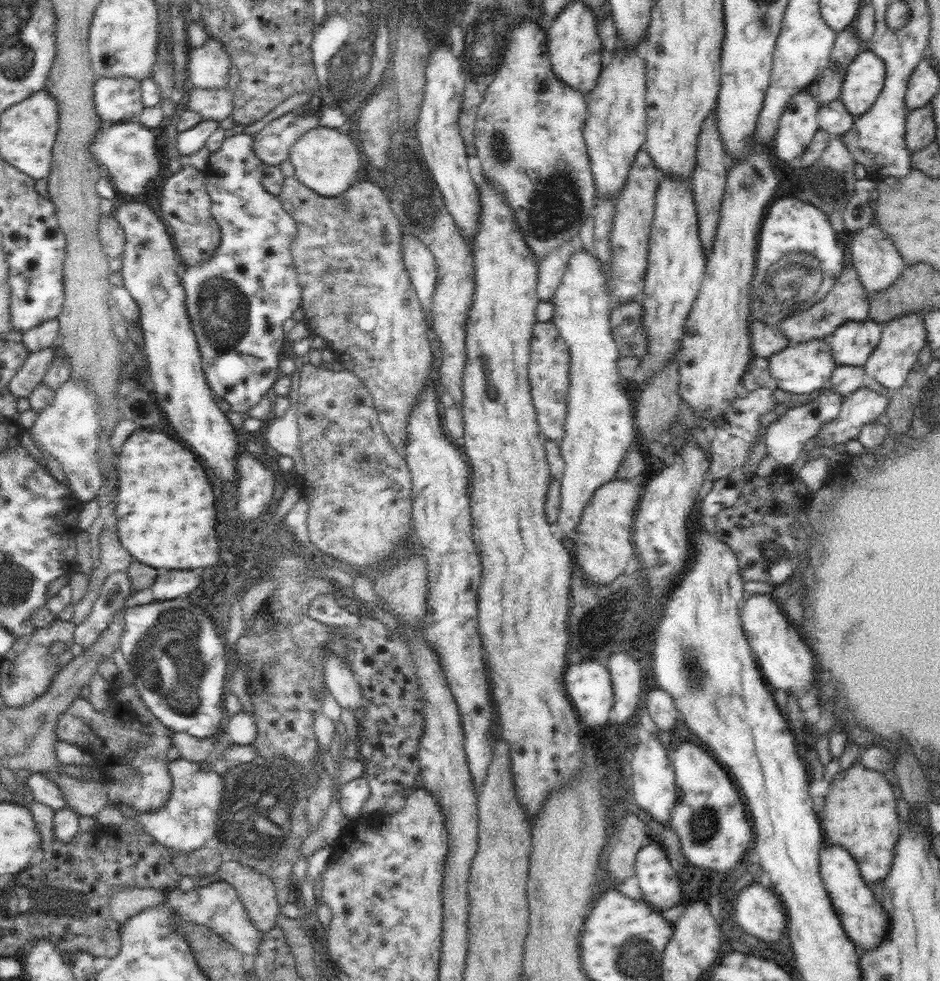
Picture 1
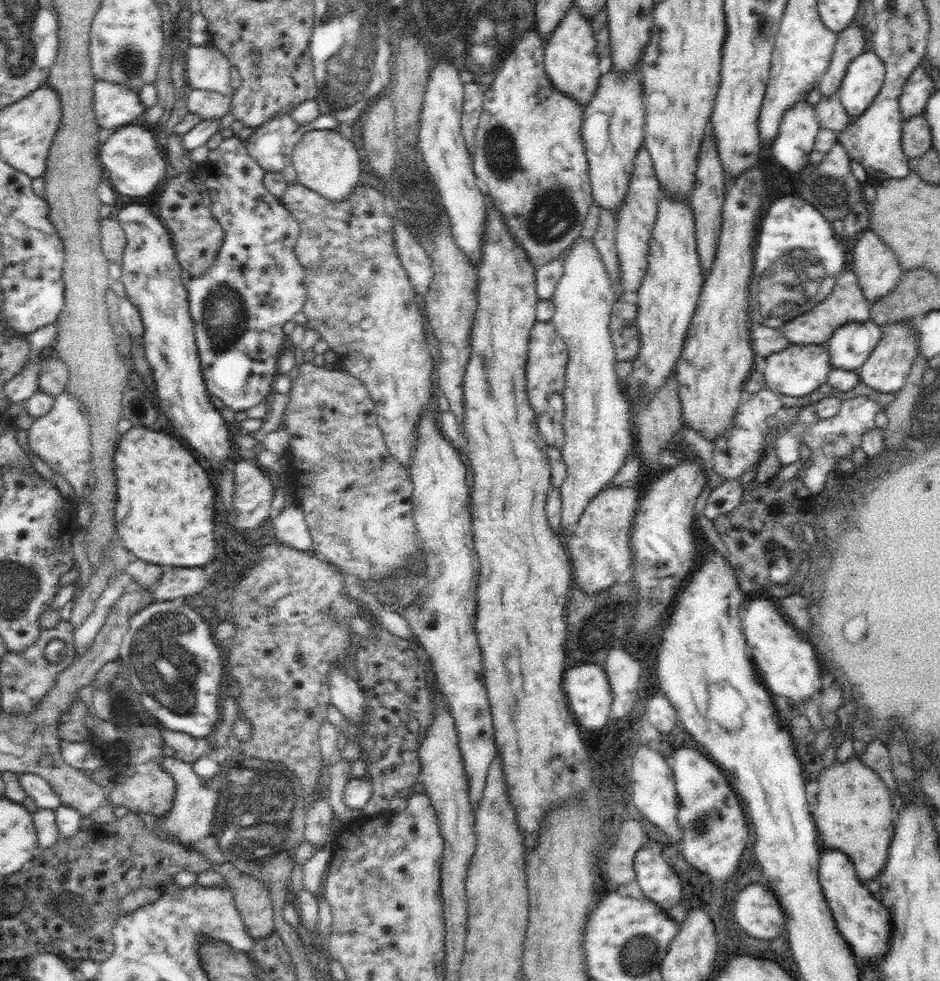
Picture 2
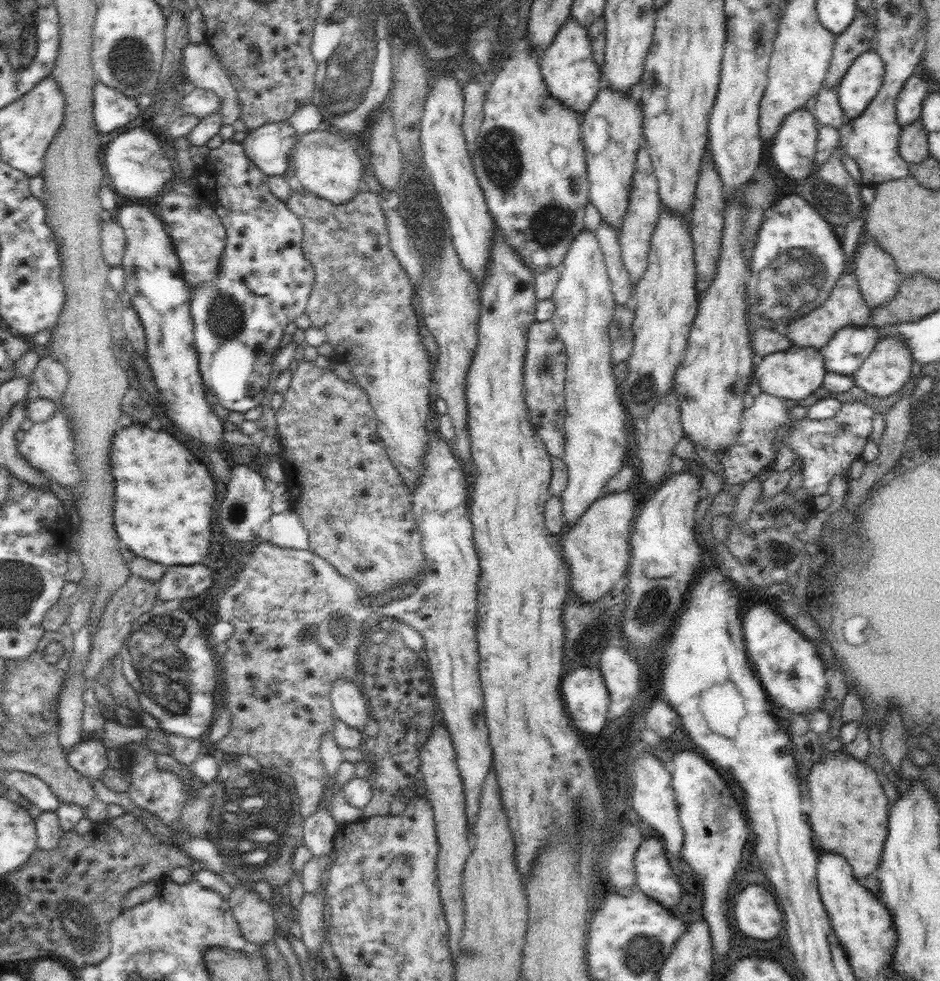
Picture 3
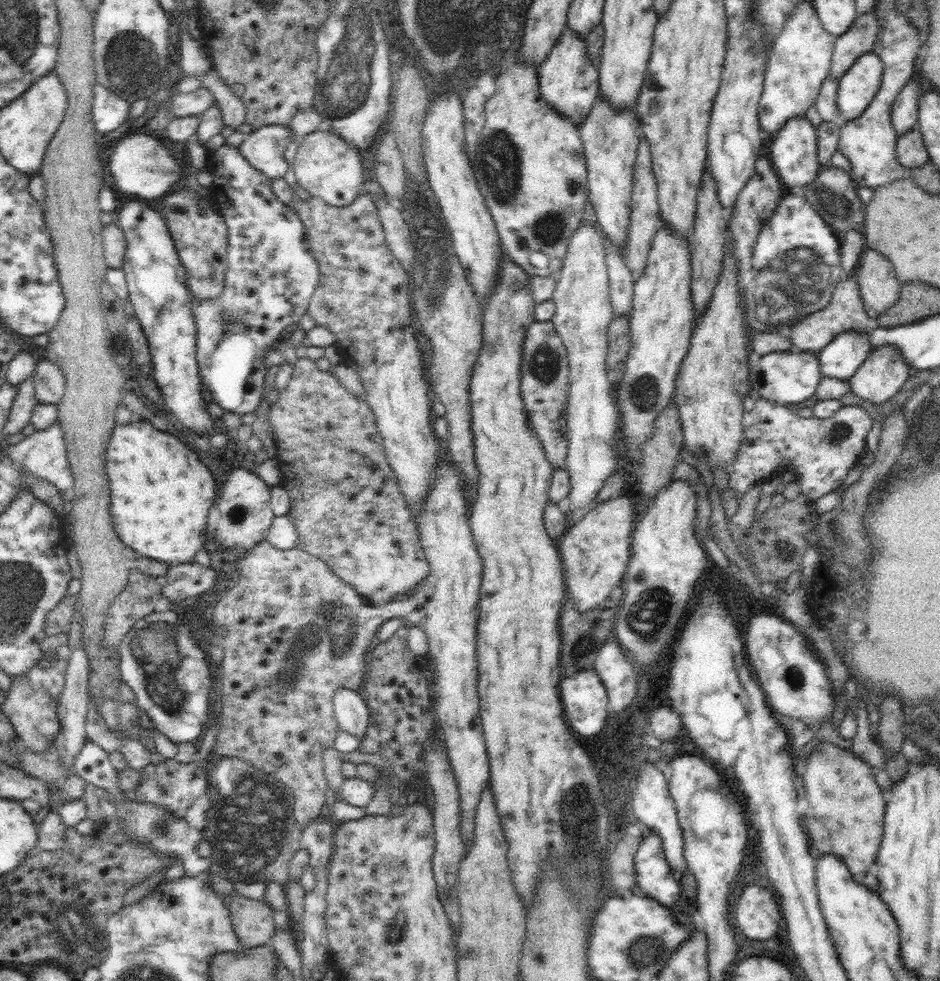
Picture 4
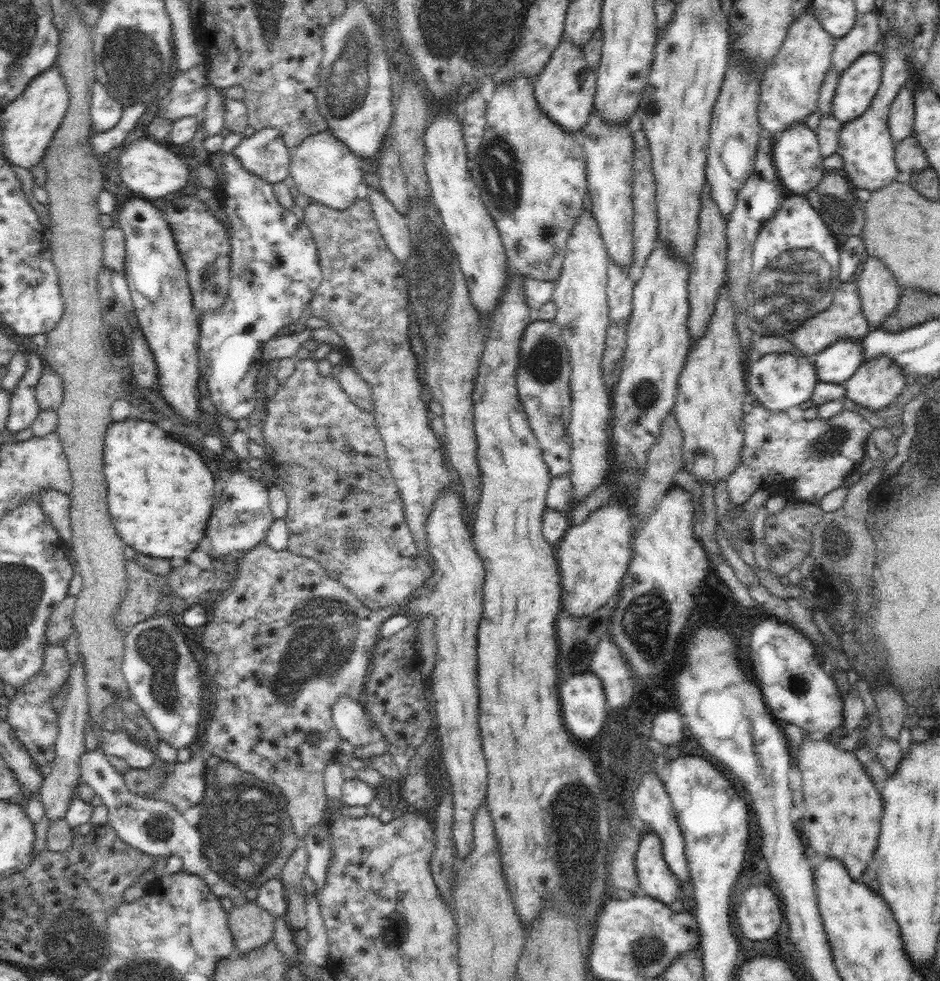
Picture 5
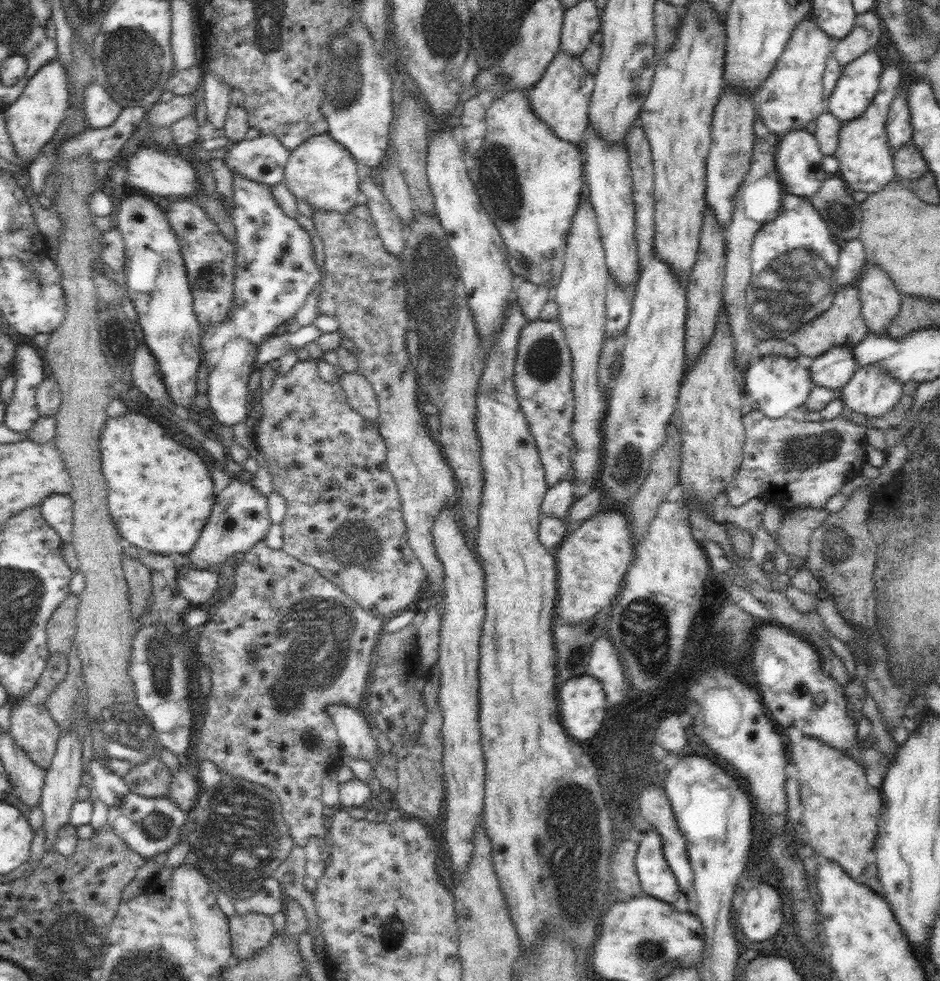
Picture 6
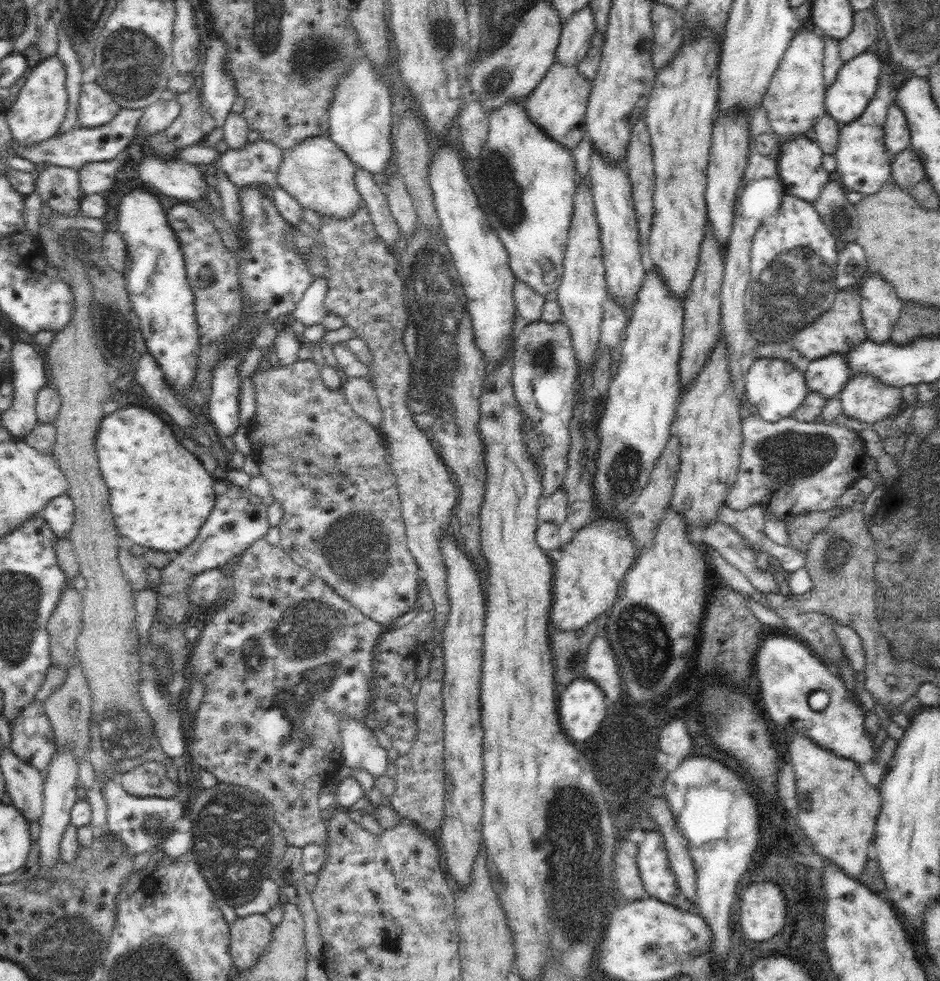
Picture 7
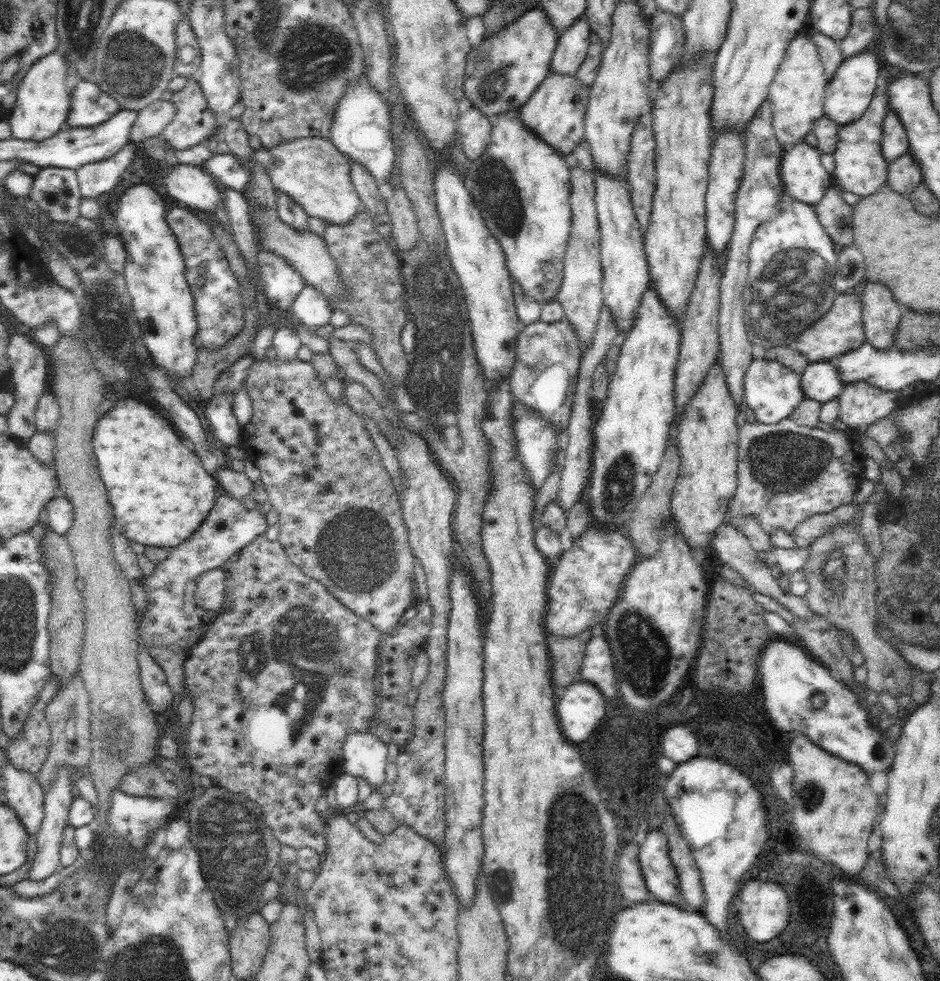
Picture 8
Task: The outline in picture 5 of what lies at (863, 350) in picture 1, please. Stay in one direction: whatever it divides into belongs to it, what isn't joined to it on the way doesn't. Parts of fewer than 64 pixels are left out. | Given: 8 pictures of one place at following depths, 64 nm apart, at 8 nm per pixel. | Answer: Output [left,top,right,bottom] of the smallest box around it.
[815,339,864,384]

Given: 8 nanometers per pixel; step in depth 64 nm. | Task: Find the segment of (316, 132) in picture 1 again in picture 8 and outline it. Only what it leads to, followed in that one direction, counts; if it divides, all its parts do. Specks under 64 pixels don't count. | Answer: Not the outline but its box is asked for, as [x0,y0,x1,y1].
[269,136,363,224]

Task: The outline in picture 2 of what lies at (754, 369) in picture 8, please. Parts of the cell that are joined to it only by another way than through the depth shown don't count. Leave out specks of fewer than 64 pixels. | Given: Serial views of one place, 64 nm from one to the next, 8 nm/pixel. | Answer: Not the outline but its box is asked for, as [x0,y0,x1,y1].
[763,344,832,397]

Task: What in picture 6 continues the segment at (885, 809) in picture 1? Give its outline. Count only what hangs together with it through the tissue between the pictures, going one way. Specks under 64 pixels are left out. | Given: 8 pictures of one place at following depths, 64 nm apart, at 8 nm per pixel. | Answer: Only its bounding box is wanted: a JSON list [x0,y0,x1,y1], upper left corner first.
[788,736,883,879]

